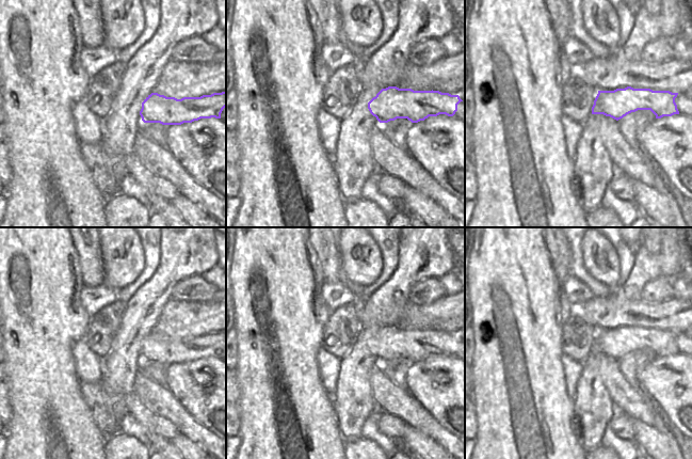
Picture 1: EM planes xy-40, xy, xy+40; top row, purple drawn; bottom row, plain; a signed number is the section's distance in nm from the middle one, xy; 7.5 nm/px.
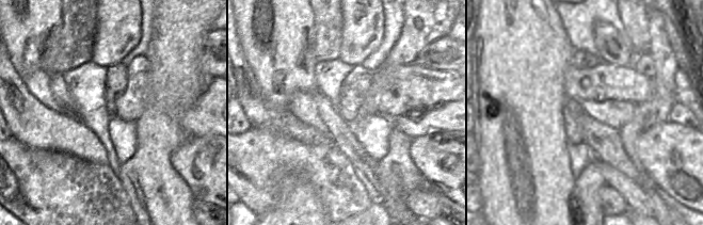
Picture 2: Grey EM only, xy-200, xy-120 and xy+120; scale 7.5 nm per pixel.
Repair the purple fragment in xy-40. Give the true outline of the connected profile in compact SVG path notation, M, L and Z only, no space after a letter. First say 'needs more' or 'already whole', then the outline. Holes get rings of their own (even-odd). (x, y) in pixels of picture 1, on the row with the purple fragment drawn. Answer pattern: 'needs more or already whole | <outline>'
already whole | M226 92L181 99L151 93L142 102L140 115L144 123L181 125L200 118L221 118L225 107Z

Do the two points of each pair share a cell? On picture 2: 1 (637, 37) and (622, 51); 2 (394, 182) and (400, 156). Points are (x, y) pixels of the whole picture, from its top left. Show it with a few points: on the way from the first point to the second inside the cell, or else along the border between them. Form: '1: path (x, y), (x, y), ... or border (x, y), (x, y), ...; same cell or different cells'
1: border (630, 44), (634, 50); different cells
2: path (394, 176), (397, 162); same cell

